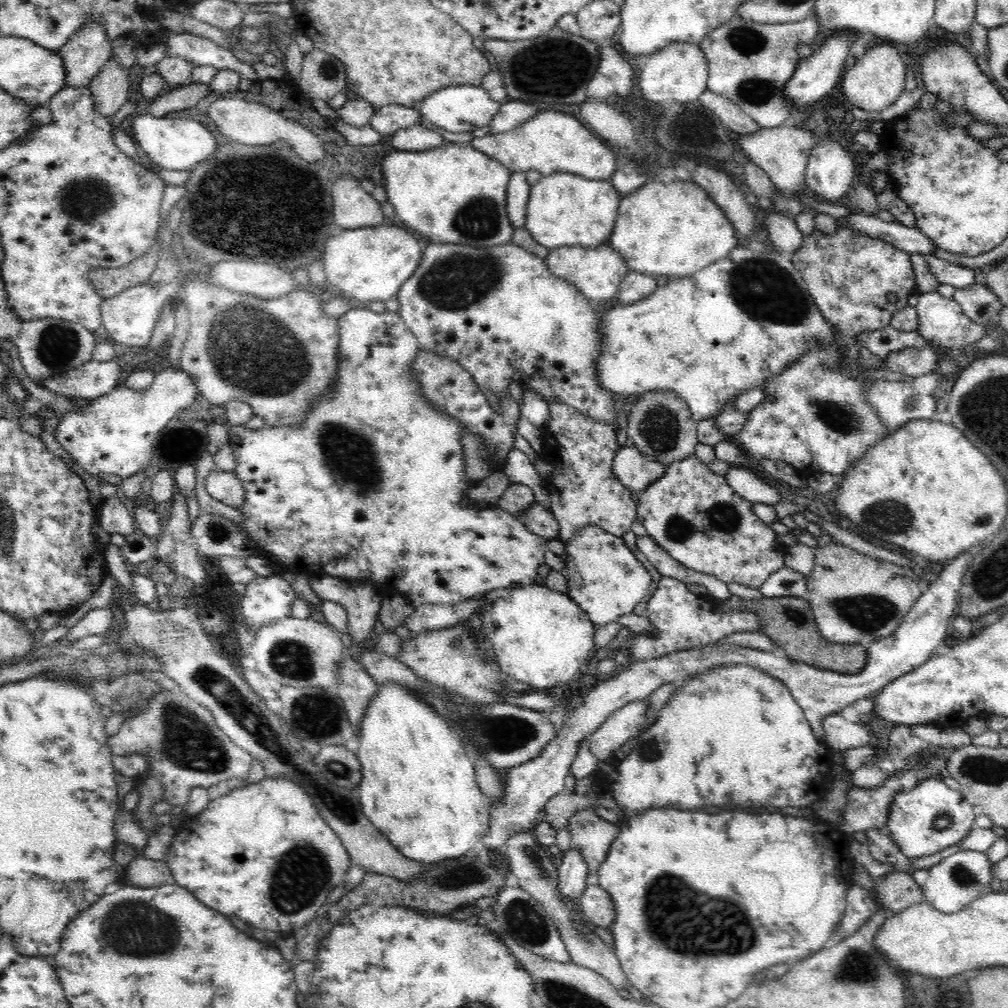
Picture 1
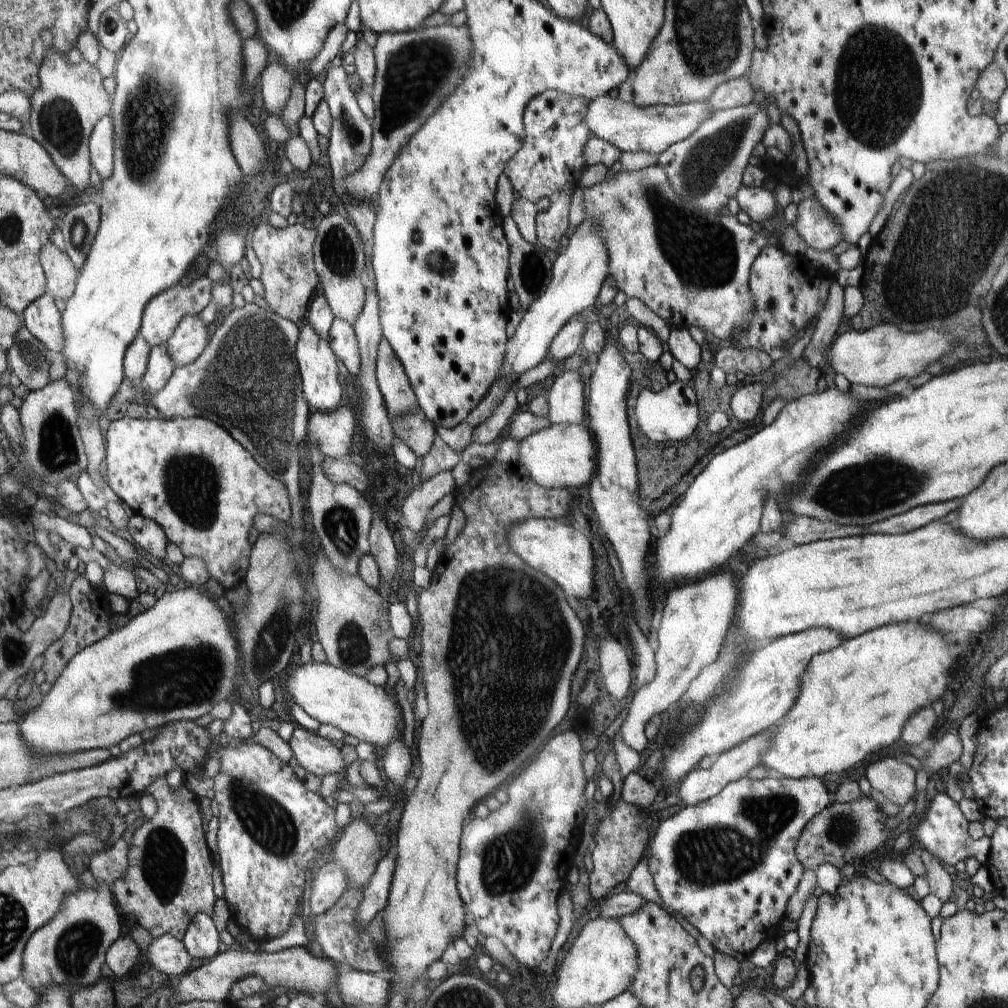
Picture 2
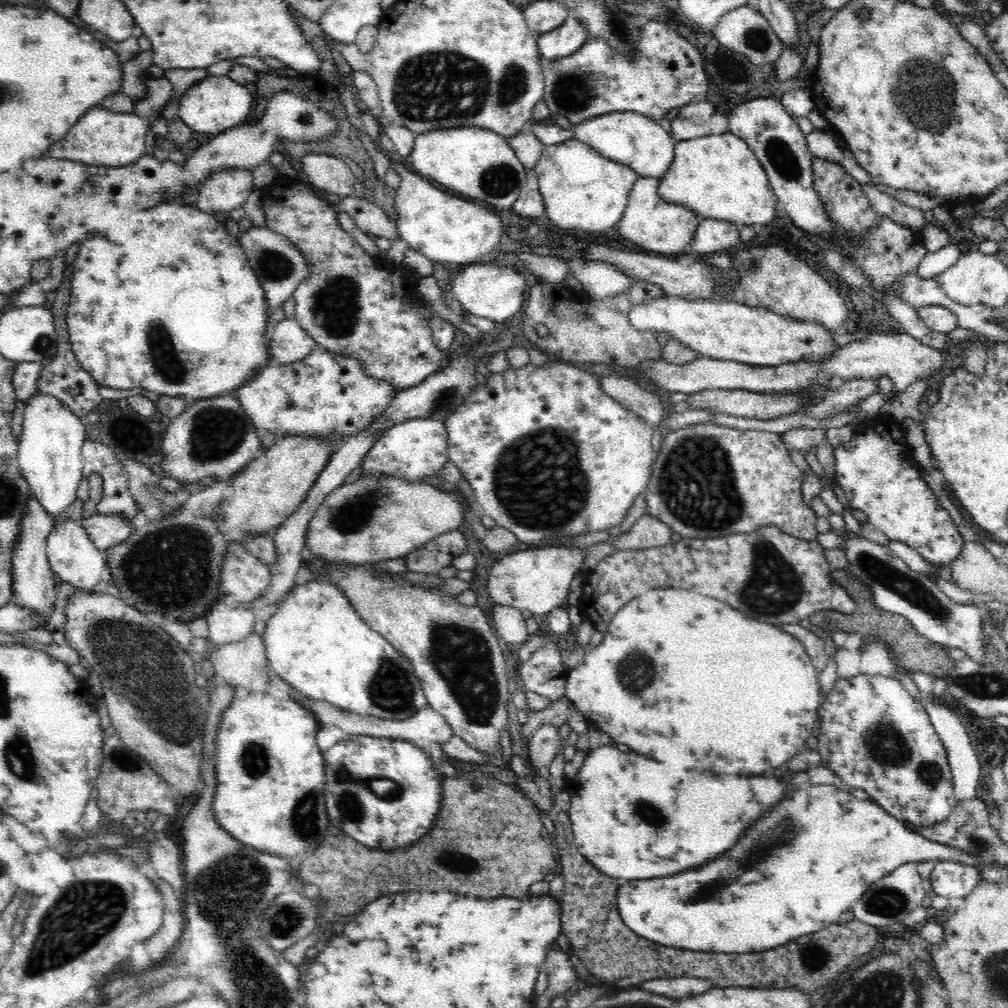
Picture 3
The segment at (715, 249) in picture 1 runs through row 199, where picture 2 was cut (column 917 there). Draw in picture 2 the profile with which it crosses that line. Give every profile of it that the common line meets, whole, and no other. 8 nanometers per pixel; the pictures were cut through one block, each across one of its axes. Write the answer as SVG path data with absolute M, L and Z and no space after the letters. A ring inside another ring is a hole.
M923 619L917 622L892 624L863 632L850 639L844 639L844 642L842 642L840 646L828 652L812 656L810 662L808 662L808 666L806 666L806 672L800 676L800 696L796 698L794 708L792 708L777 725L777 730L774 730L774 734L772 734L772 738L770 738L770 744L768 744L766 752L762 752L762 756L760 756L760 764L769 771L774 770L774 772L778 772L778 774L782 774L782 776L786 778L803 779L806 777L818 777L822 779L823 776L832 774L832 772L846 772L846 770L854 768L856 764L860 764L862 760L866 760L870 754L876 754L878 750L892 746L894 742L901 738L902 730L904 730L904 726L906 726L906 722L908 722L908 718L910 718L912 714L916 714L916 712L922 710L922 708L932 706L932 704L938 700L944 700L946 692L950 692L948 684L950 684L952 668L956 665L954 664L954 662L956 662L956 656L948 652L948 644L952 643L948 642L945 635L946 634L936 632L936 630Z

